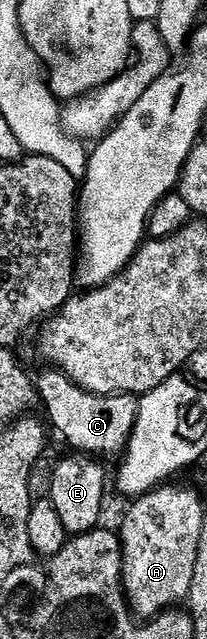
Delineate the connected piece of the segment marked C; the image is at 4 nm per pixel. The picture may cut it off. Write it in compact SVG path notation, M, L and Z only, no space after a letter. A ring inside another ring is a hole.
M49 367L46 370L41 378L36 378L37 396L43 409L45 405L48 424L57 428L58 435L73 448L70 450L81 455L124 454L137 422L138 398L127 393L115 393L112 397L88 393L60 369Z

